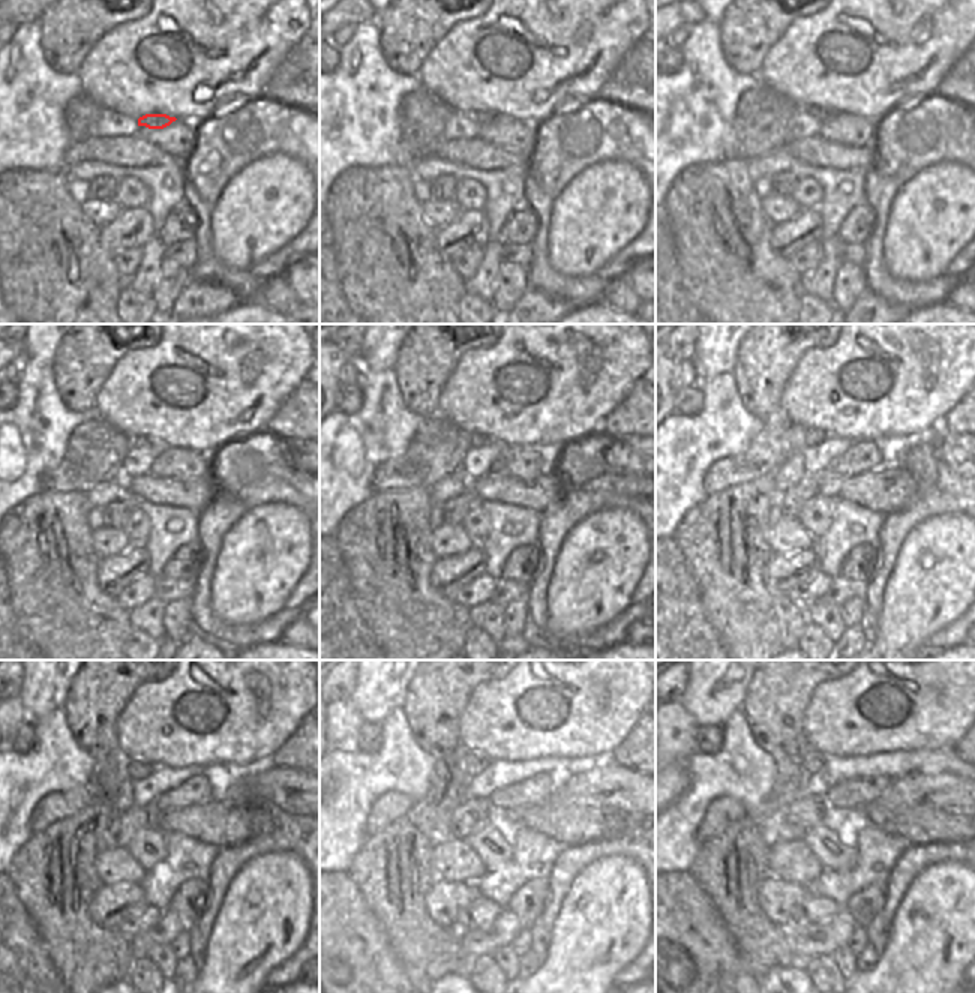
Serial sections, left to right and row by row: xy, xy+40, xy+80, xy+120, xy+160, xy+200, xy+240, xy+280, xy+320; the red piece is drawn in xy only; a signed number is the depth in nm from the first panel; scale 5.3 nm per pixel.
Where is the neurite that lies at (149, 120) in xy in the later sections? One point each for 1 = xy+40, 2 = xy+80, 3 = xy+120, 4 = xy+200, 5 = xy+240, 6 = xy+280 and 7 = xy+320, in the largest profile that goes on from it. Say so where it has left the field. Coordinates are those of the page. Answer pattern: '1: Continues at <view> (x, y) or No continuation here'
1: Continues at xy+40 (482, 117)
2: Continues at xy+80 (819, 114)
3: Continues at xy+120 (144, 443)
4: Continues at xy+200 (812, 437)
5: Continues at xy+240 (138, 770)
6: Continues at xy+280 (476, 764)
7: Continues at xy+320 (813, 759).

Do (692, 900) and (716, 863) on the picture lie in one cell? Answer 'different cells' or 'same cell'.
different cells

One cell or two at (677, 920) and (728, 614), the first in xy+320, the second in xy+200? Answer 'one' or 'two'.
two

